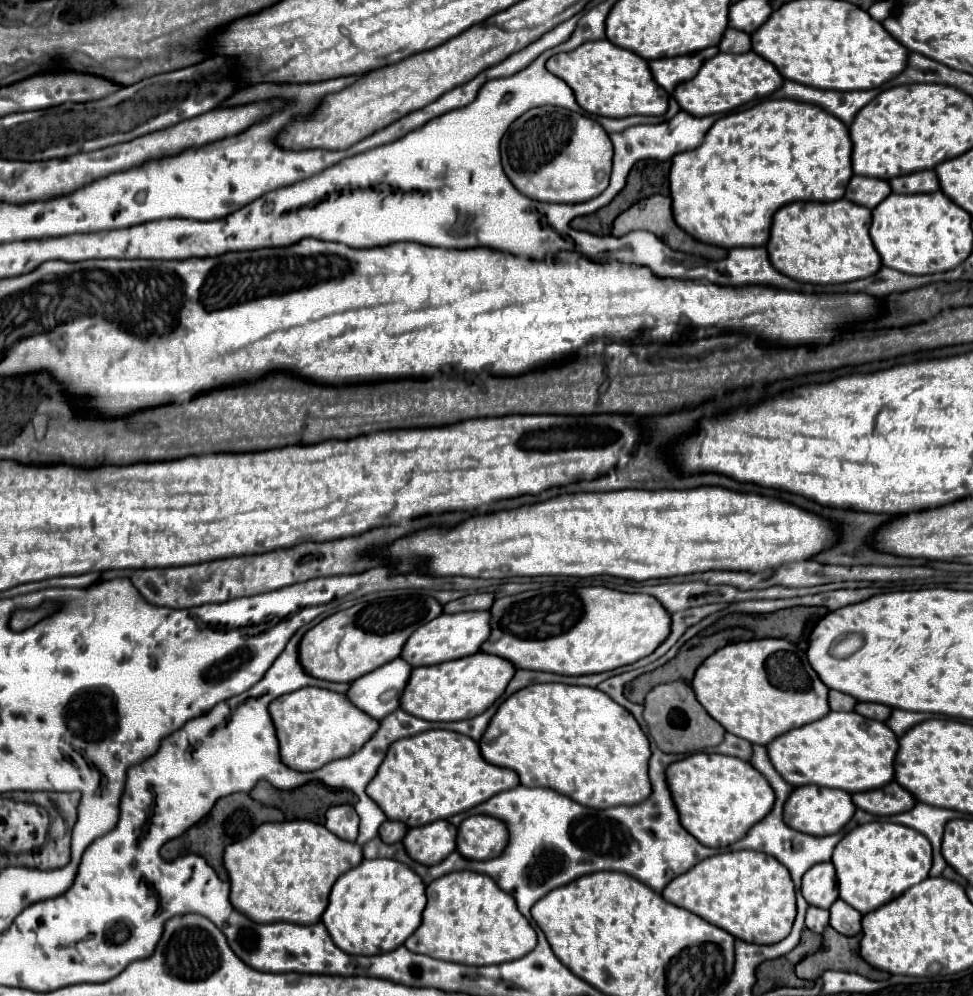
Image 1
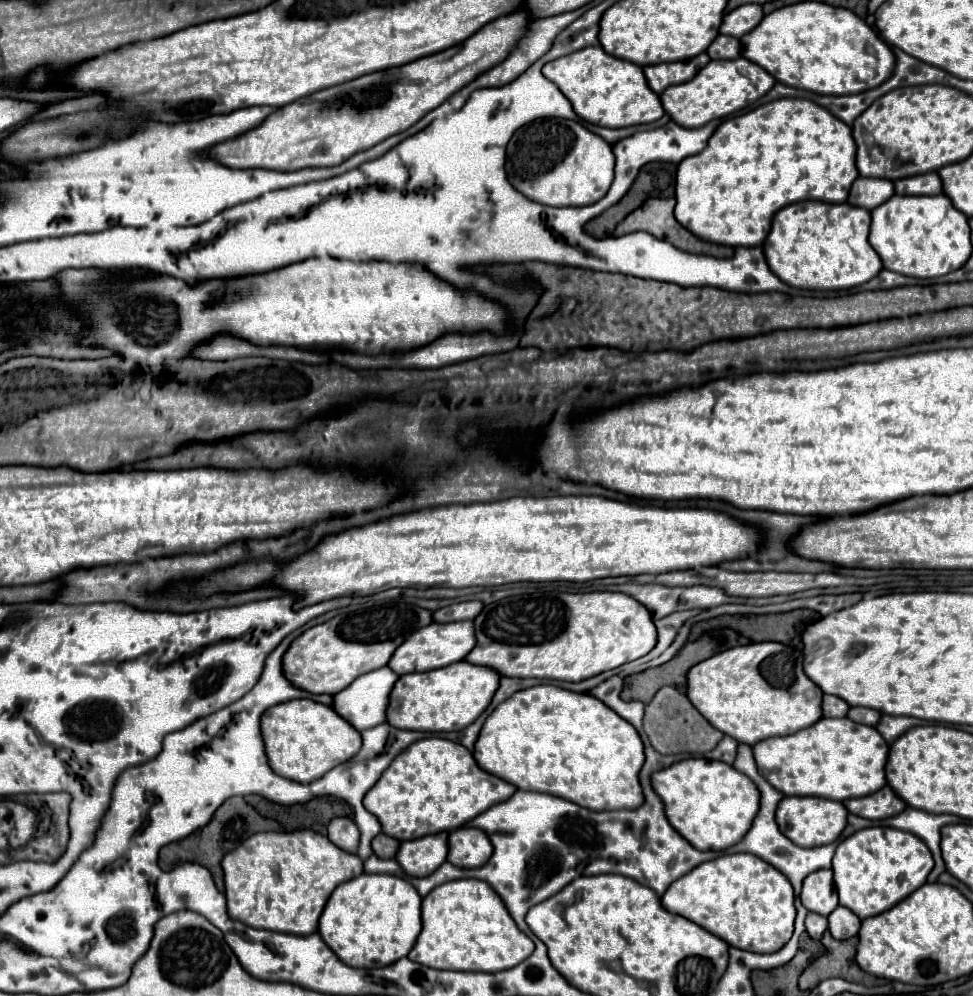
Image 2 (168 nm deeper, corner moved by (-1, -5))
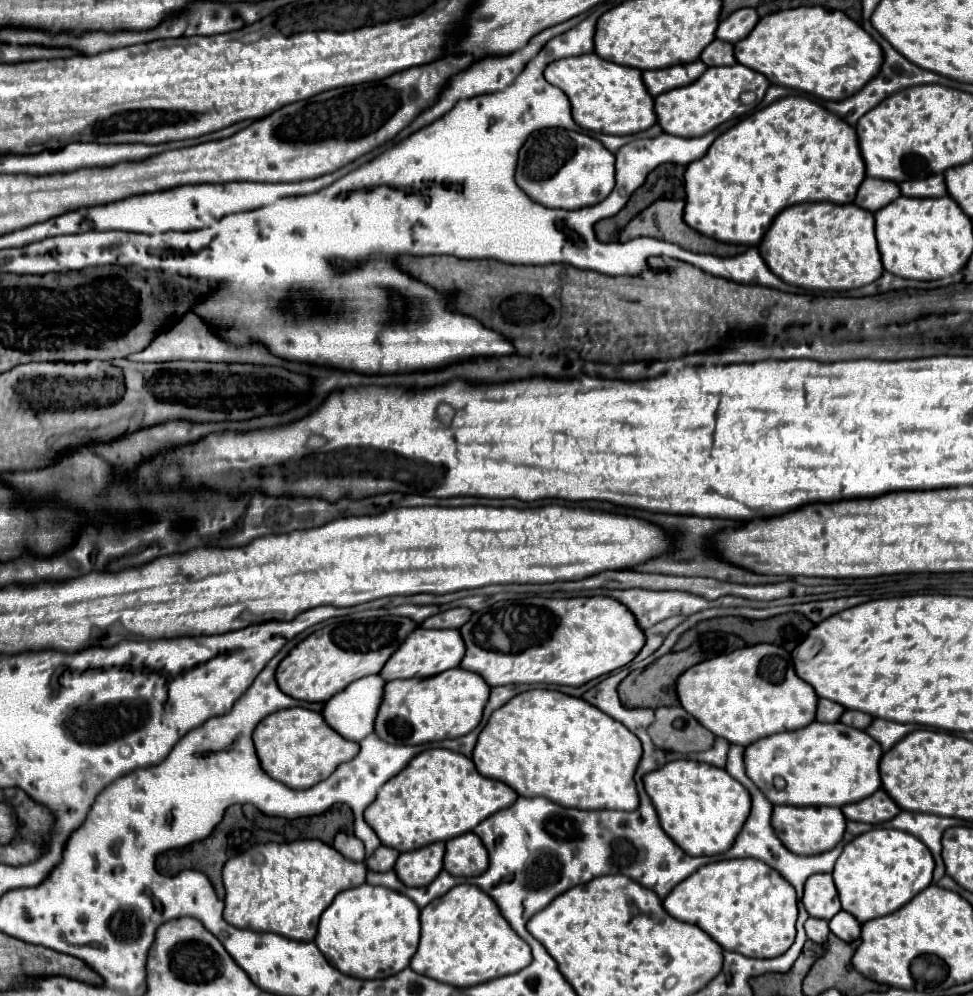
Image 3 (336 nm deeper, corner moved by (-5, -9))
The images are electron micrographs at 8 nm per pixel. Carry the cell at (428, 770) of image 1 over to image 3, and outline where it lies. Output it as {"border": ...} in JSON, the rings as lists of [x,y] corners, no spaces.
{"border":[[[432,748],[412,758],[400,774],[380,788],[376,800],[366,808],[364,820],[384,846],[398,852],[412,852],[474,830],[484,818],[514,804],[516,798],[518,794],[504,782],[478,774],[474,762],[466,756],[446,748]]]}

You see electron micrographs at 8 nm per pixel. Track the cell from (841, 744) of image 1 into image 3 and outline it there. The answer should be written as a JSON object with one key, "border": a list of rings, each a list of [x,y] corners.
{"border":[[[812,722],[806,728],[792,730],[792,732],[778,732],[766,736],[762,740],[752,742],[744,750],[744,766],[746,776],[758,786],[758,790],[776,806],[776,804],[790,804],[790,806],[844,806],[862,800],[880,788],[880,774],[878,764],[882,758],[882,748],[864,730],[846,726],[842,722],[822,724]]]}

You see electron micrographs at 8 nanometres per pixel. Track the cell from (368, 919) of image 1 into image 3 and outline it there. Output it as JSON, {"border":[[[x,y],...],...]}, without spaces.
{"border":[[[362,884],[340,892],[324,910],[316,946],[322,956],[346,976],[386,978],[398,974],[410,964],[420,940],[420,910],[408,896],[384,886]]]}

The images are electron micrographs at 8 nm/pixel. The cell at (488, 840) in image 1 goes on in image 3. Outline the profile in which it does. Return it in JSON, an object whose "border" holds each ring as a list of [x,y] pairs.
{"border":[[[468,832],[446,842],[444,870],[452,876],[480,876],[488,868],[488,852],[482,840]]]}

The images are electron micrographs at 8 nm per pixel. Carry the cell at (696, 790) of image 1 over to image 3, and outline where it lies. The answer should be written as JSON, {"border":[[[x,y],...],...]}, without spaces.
{"border":[[[672,760],[644,776],[644,790],[658,812],[662,830],[692,856],[726,852],[726,848],[734,844],[746,822],[746,814],[750,812],[750,796],[746,788],[726,770],[706,762]]]}

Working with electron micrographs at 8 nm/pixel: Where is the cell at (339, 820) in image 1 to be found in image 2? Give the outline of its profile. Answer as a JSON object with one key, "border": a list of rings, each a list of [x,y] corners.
{"border":[[[334,818],[328,824],[328,838],[338,848],[342,848],[346,852],[356,852],[360,832],[358,832],[354,820],[350,820],[350,818]]]}

